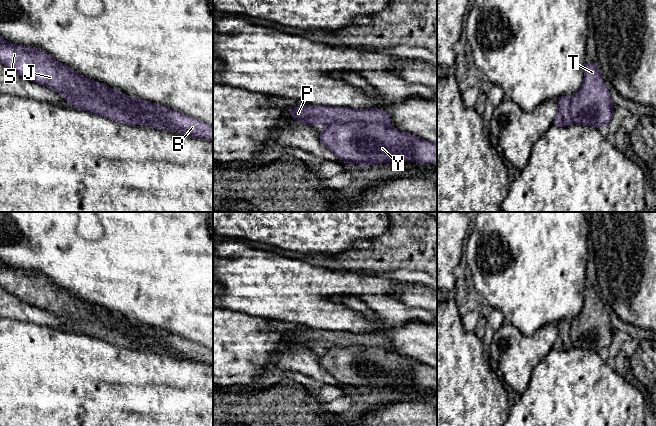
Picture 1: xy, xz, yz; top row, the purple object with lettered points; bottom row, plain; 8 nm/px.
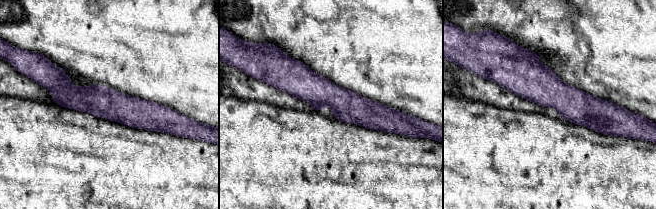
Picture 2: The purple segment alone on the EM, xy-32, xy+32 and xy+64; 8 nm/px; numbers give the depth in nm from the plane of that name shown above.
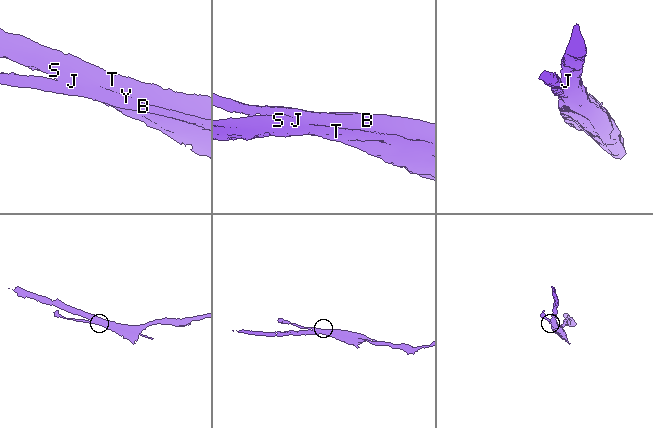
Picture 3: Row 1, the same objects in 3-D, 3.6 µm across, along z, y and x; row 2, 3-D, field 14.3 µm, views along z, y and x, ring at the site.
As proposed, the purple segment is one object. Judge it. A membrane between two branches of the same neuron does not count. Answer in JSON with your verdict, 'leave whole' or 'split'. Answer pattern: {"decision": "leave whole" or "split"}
{"decision": "split"}

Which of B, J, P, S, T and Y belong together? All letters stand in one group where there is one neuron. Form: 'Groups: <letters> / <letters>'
Groups: B P / J S T Y

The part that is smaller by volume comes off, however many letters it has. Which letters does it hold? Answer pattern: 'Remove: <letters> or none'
Remove: B, P

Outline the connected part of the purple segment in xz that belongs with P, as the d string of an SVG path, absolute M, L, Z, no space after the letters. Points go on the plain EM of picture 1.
M308 329L287 334L299 348L329 350L351 345L377 346L389 349L391 340L377 332L351 333L349 331L329 331L325 329Z

